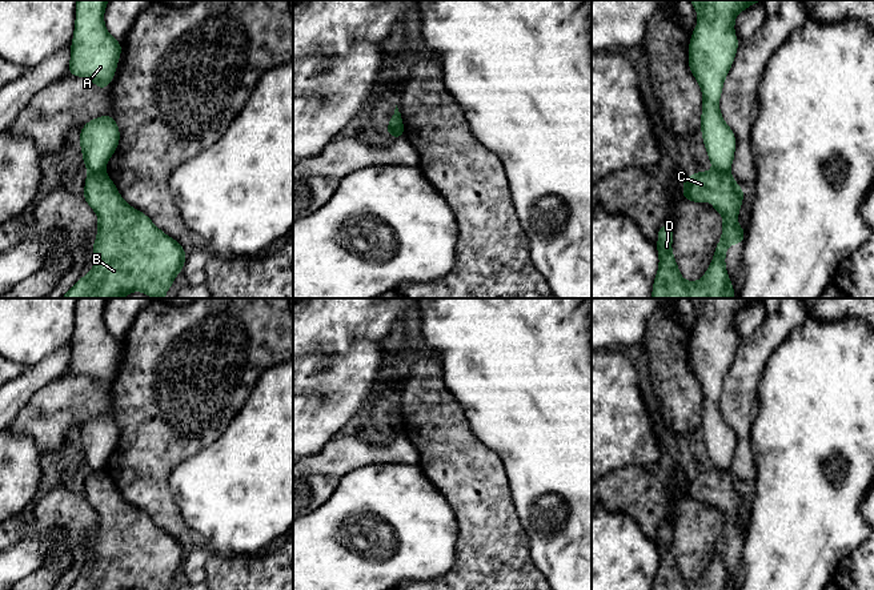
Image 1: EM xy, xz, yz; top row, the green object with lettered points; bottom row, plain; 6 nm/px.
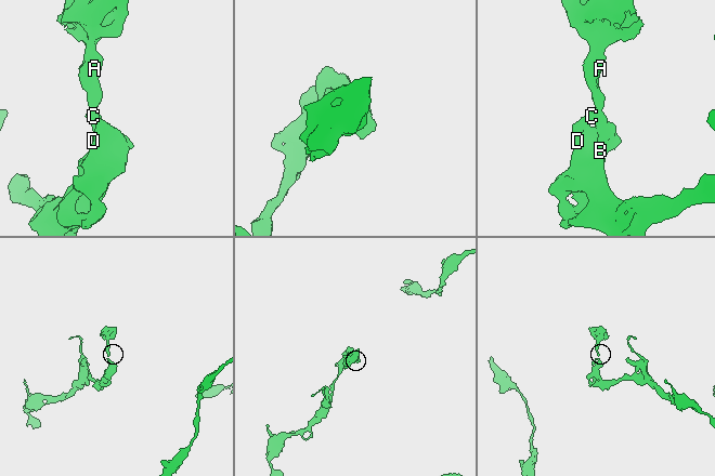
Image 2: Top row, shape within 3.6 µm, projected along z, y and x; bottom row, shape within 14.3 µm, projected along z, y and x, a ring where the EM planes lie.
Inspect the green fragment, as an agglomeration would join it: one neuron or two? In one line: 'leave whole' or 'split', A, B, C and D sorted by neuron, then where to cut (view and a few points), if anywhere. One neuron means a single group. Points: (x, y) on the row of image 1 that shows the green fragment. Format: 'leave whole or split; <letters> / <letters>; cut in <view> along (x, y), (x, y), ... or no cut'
split; A / B C D; cut in xy along (103, 169), (88, 172)

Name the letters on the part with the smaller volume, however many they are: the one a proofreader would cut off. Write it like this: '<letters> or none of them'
A

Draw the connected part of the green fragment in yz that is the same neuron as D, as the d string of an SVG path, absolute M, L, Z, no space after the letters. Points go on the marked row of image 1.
M717 169L697 172L683 180L682 197L710 201L723 217L722 238L715 246L711 265L699 281L685 281L679 274L671 252L673 226L665 224L658 230L659 268L654 280L652 298L734 298L734 288L726 273L725 254L731 244L741 244L745 228L738 228L738 210L745 190L729 172Z

